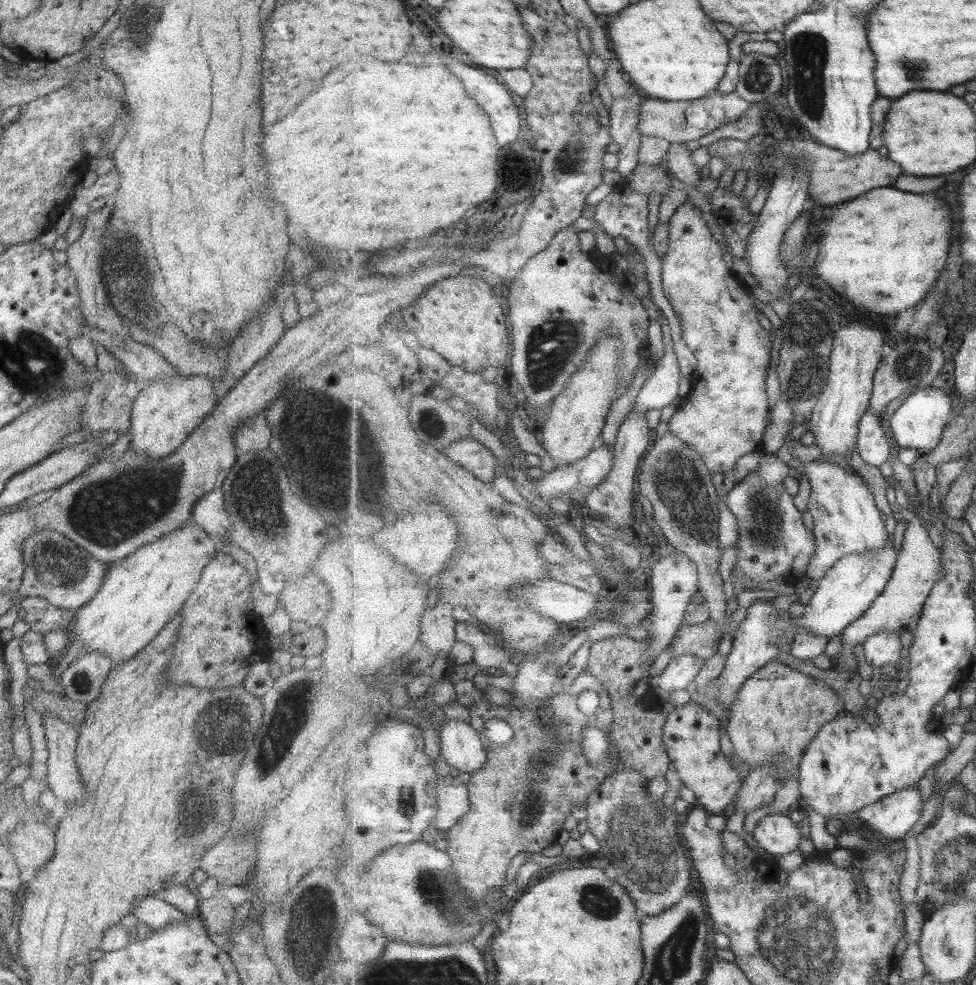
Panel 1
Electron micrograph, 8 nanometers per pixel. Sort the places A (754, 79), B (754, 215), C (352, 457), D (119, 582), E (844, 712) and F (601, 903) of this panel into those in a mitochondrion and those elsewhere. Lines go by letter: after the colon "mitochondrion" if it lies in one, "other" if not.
A: mitochondrion
B: other
C: mitochondrion
D: other
E: other
F: mitochondrion

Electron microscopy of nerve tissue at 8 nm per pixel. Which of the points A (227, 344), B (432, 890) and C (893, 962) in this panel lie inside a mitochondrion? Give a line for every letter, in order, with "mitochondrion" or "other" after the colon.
A: other
B: mitochondrion
C: other

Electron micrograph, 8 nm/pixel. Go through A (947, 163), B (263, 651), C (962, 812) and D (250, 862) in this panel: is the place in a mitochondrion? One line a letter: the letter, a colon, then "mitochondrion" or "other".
A: other
B: other
C: mitochondrion
D: other

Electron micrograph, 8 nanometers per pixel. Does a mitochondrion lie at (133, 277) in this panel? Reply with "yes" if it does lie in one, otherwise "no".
yes

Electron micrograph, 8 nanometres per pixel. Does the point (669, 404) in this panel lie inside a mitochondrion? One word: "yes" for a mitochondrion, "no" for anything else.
no

